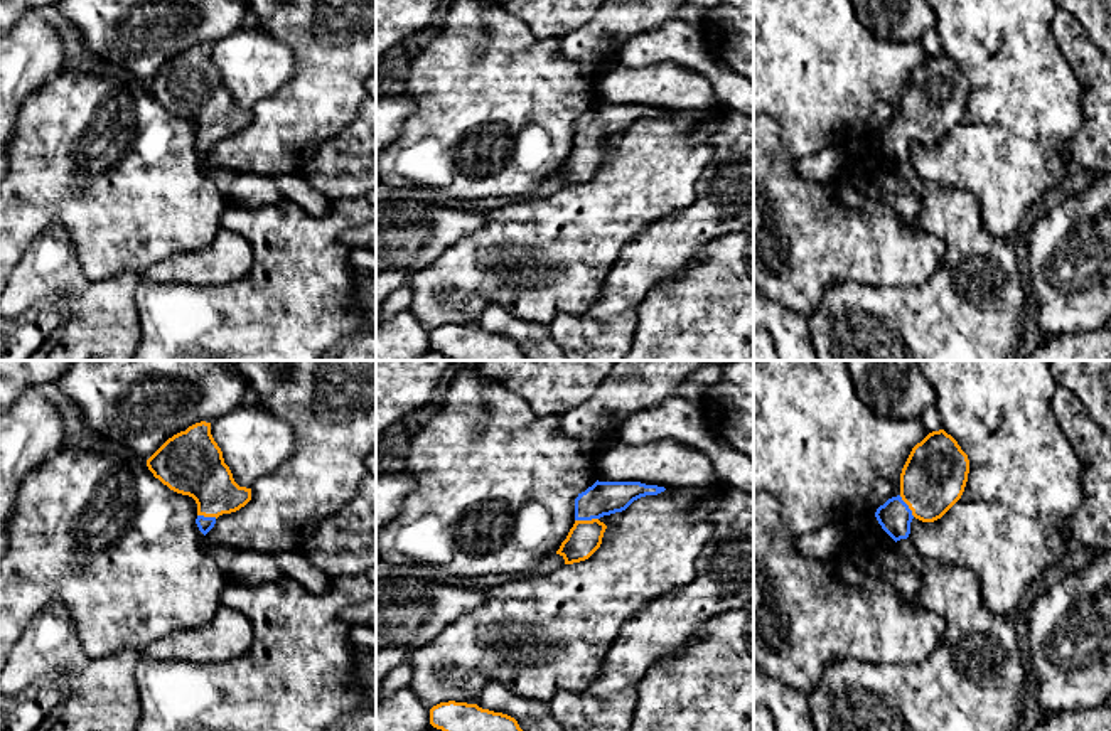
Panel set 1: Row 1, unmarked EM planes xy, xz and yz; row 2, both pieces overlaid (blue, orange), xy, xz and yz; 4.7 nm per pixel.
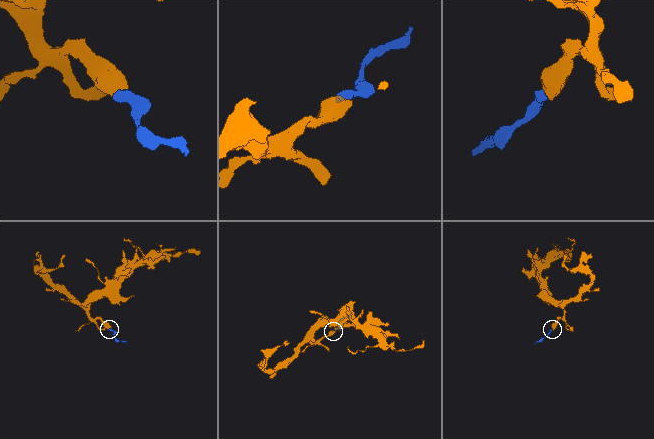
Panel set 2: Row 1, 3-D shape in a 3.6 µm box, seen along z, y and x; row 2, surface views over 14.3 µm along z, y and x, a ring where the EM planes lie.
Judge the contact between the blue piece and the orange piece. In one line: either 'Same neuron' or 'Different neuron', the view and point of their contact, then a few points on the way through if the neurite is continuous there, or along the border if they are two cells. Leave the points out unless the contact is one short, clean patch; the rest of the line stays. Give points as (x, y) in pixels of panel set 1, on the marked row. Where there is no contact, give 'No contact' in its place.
Same neuron. Touches blue at xz (585, 519). Path across: xz (602, 499), (585, 519), (585, 536)

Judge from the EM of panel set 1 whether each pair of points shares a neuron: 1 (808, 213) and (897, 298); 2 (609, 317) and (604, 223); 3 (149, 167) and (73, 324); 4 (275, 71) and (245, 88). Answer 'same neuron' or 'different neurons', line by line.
1: different neurons
2: different neurons
3: different neurons
4: same neuron

